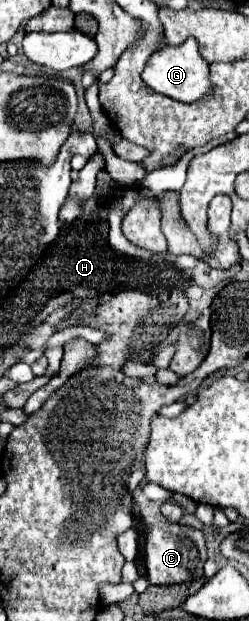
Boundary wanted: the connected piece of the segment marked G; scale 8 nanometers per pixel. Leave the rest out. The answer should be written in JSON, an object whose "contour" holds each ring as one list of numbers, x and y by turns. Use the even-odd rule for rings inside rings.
{"contour":[[188,37,182,45,176,45,176,47,166,45,164,49,154,51,142,71,142,81,156,93,162,93,162,95,166,95,174,101,182,101,182,103,192,103,210,93,208,63,204,63,204,59,200,57,198,45,192,37]]}

